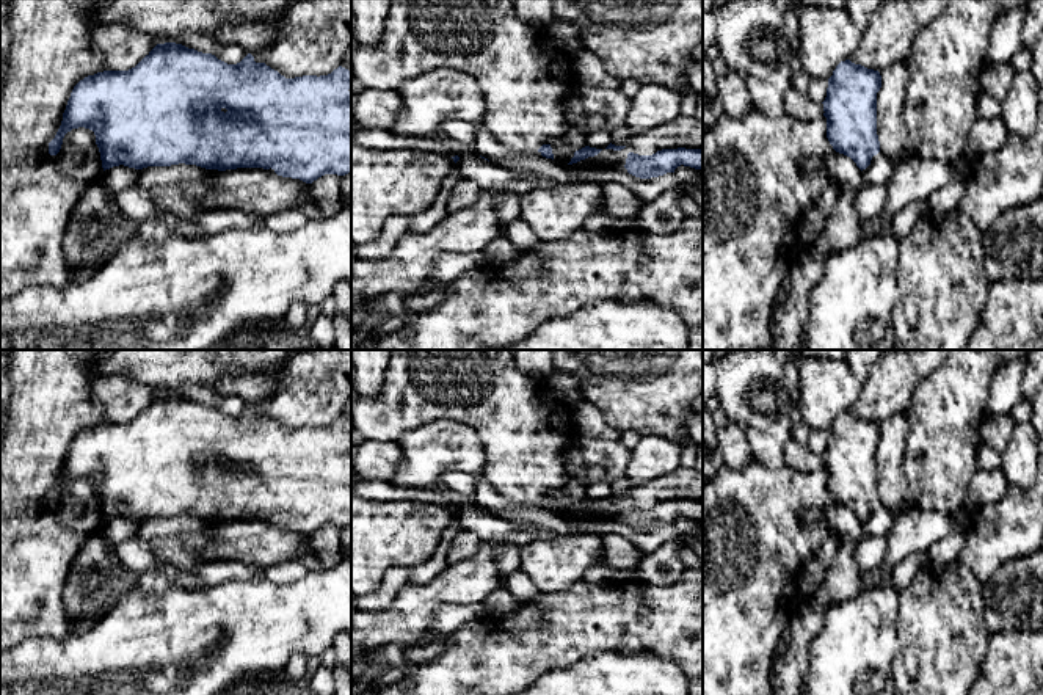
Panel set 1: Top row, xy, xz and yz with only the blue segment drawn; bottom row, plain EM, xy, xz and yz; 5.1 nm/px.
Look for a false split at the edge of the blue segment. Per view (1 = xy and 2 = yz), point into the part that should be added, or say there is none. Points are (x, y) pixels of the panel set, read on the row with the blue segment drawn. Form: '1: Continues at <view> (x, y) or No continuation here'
1: No continuation here
2: No continuation here

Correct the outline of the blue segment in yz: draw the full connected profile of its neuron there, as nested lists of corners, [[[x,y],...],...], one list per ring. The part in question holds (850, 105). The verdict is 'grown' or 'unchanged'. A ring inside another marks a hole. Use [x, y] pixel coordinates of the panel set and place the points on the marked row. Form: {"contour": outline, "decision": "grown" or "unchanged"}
{"contour": [[[841,61],[828,78],[823,116],[827,138],[833,149],[850,157],[863,171],[880,152],[877,135],[877,93],[881,88],[878,71]]], "decision": "unchanged"}

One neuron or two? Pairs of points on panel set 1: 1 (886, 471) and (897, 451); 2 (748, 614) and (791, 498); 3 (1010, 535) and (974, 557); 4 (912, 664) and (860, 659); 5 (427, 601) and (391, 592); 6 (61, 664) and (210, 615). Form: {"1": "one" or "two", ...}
{"1": "one", "2": "one", "3": "one", "4": "two", "5": "two", "6": "one"}

